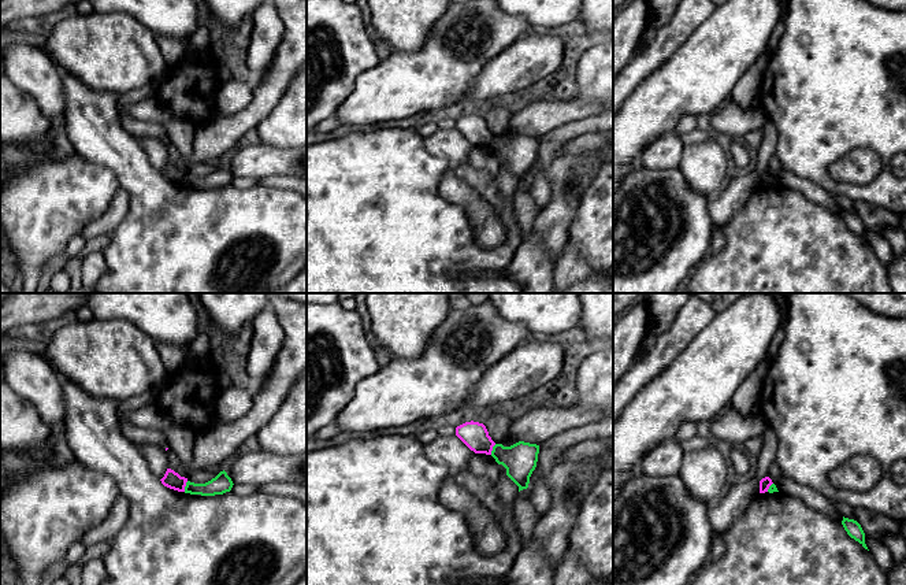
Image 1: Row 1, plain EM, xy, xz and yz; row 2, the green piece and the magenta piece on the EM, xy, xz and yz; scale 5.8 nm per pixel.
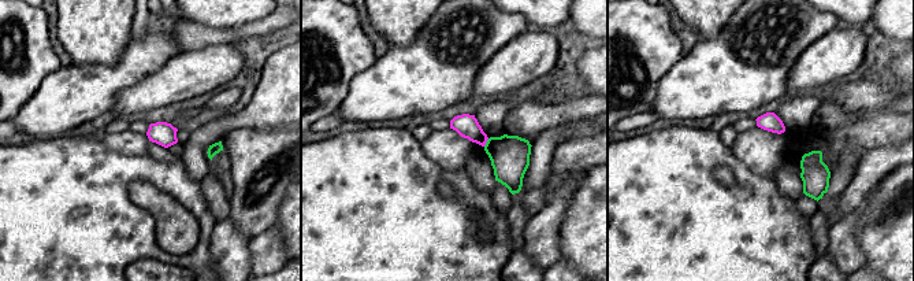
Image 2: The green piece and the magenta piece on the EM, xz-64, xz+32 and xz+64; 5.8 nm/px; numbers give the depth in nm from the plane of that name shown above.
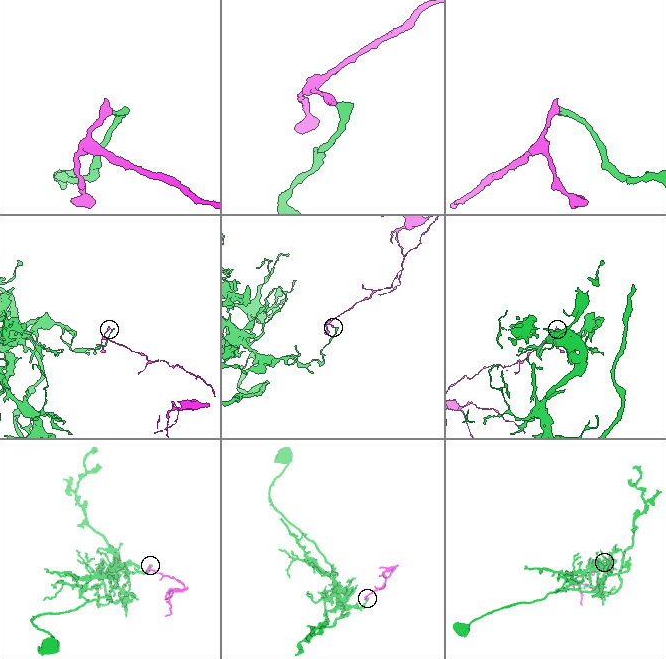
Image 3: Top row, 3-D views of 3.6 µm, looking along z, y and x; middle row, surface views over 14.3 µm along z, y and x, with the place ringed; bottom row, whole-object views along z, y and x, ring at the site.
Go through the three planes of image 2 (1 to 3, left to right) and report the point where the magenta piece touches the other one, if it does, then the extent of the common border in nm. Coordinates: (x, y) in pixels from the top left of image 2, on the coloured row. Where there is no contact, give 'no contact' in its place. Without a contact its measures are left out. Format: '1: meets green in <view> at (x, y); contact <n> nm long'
1: no contact
2: meets green in xz+32 at (486, 143); contact 60 nm long
3: no contact

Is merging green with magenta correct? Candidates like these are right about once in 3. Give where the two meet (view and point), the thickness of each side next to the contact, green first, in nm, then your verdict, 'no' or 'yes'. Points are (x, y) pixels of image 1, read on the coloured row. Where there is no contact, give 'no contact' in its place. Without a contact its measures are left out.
contact xy (185, 487); calibres 110 and 100 nm; no

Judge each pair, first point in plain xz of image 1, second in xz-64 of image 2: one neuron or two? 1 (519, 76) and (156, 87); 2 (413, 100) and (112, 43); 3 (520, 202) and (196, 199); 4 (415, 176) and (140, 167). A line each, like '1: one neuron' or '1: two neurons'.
1: one neuron
2: two neurons
3: two neurons
4: one neuron

